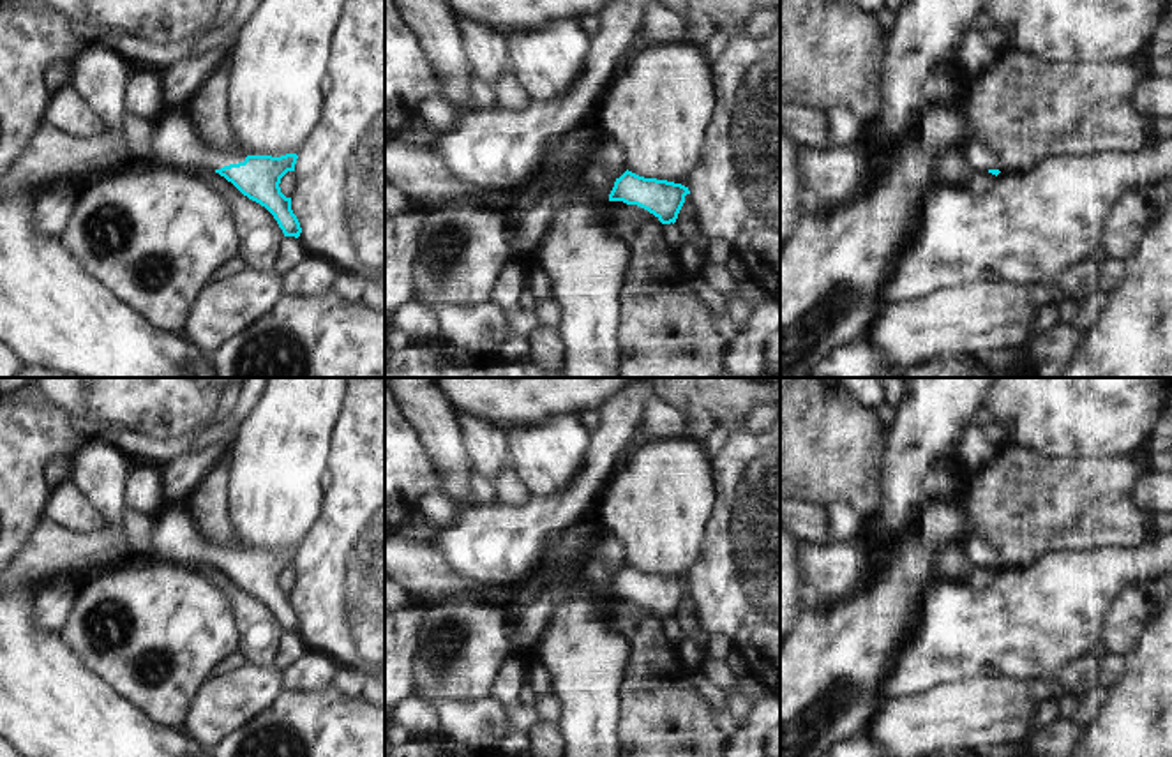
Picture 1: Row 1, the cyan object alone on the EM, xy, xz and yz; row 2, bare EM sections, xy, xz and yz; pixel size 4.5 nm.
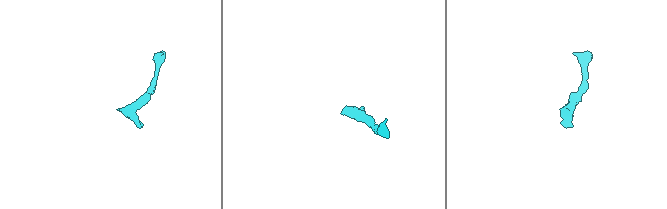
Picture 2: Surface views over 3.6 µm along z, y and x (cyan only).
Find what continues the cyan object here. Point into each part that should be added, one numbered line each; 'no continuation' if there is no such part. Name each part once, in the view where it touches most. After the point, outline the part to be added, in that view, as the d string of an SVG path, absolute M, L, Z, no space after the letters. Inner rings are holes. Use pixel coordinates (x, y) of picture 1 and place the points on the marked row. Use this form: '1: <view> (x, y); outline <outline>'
1: xz (586, 193); outline M612 184L614 187L614 184ZM611 187L611 191L612 191ZM582 189L579 194L574 196L574 199L604 199L609 203L609 194L607 196L602 196L597 189ZM609 191L609 194L611 194Z

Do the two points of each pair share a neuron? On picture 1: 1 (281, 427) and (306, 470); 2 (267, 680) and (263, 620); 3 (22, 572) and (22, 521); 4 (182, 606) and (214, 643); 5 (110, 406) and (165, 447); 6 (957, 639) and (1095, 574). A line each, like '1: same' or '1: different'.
1: same
2: different
3: different
4: same
5: different
6: same

